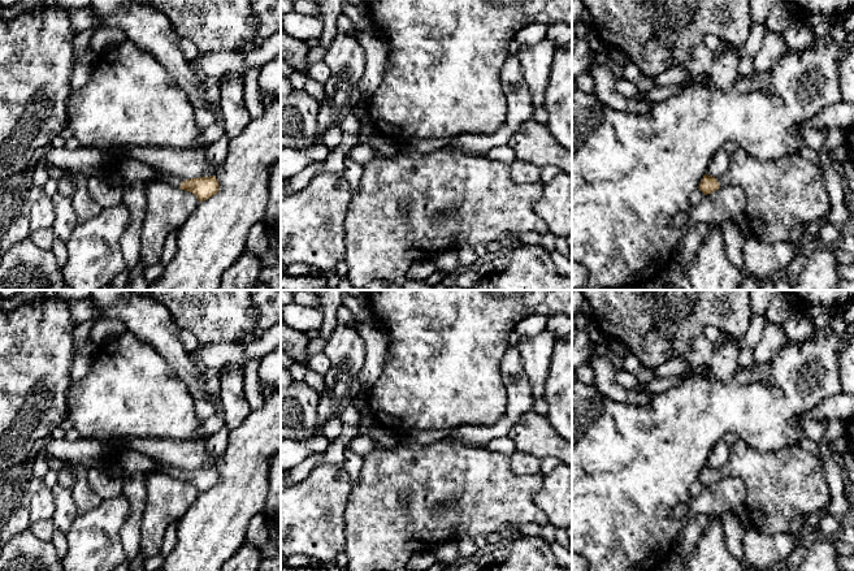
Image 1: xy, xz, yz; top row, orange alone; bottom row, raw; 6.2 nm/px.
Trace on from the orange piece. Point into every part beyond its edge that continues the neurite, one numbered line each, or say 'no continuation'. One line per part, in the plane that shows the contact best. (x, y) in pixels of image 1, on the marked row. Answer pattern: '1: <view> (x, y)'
1: xy (174, 181)

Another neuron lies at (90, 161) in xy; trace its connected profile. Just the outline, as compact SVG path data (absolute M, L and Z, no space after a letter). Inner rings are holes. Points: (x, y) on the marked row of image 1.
M49 146L38 160L31 178L34 183L43 187L49 178L52 166L64 170L77 170L86 177L108 177L116 169L118 160L110 153L96 148L82 147L66 148Z

